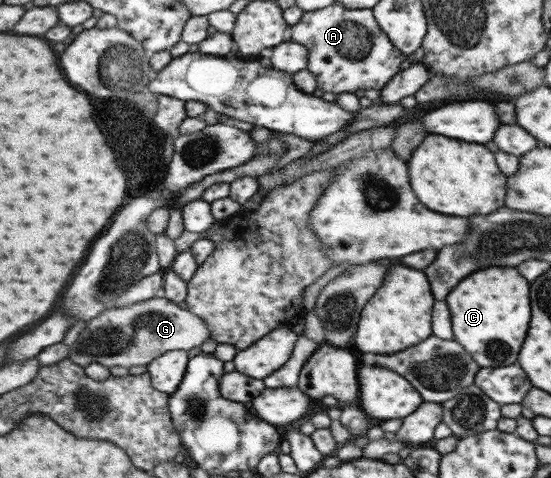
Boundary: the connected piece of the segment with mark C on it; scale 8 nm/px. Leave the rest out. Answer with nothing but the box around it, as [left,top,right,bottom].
[447,267,529,368]

